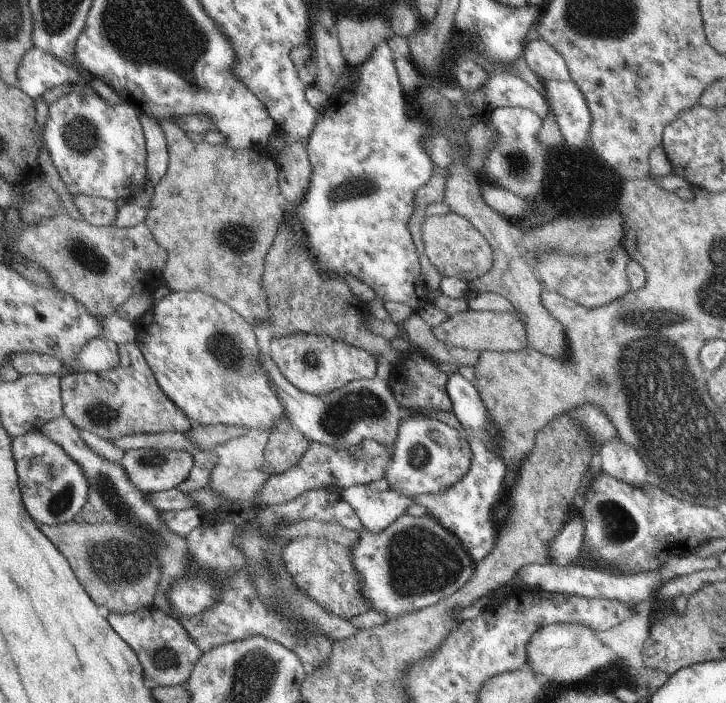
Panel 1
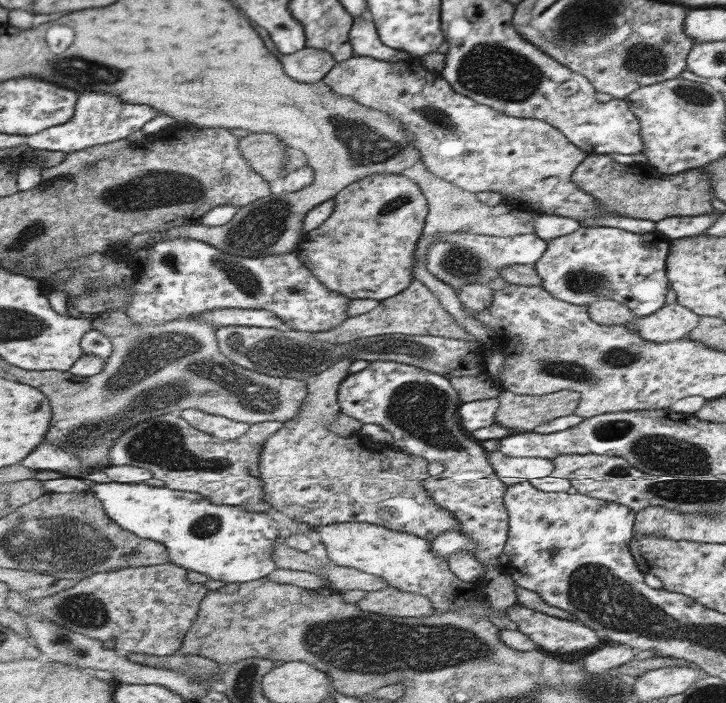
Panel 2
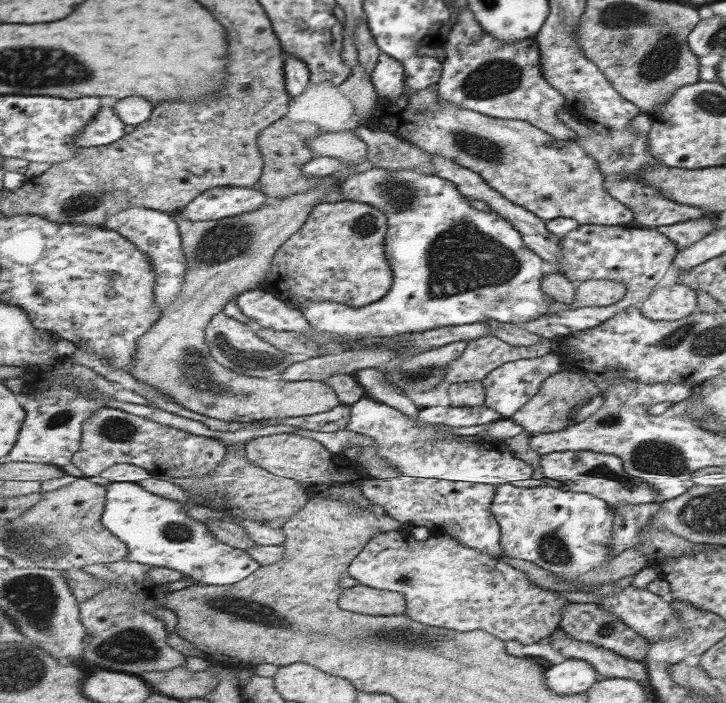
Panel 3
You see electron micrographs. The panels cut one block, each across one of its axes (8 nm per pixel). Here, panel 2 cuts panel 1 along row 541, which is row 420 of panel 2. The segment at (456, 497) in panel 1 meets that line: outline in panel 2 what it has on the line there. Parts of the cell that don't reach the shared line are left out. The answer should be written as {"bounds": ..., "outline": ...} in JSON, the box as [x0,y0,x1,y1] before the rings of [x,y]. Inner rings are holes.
{"bounds":[459,398,498,432],"outline":[[[498,398],[462,402],[459,408],[459,416],[463,422],[463,428],[468,432],[472,432],[494,424],[498,406]]]}

